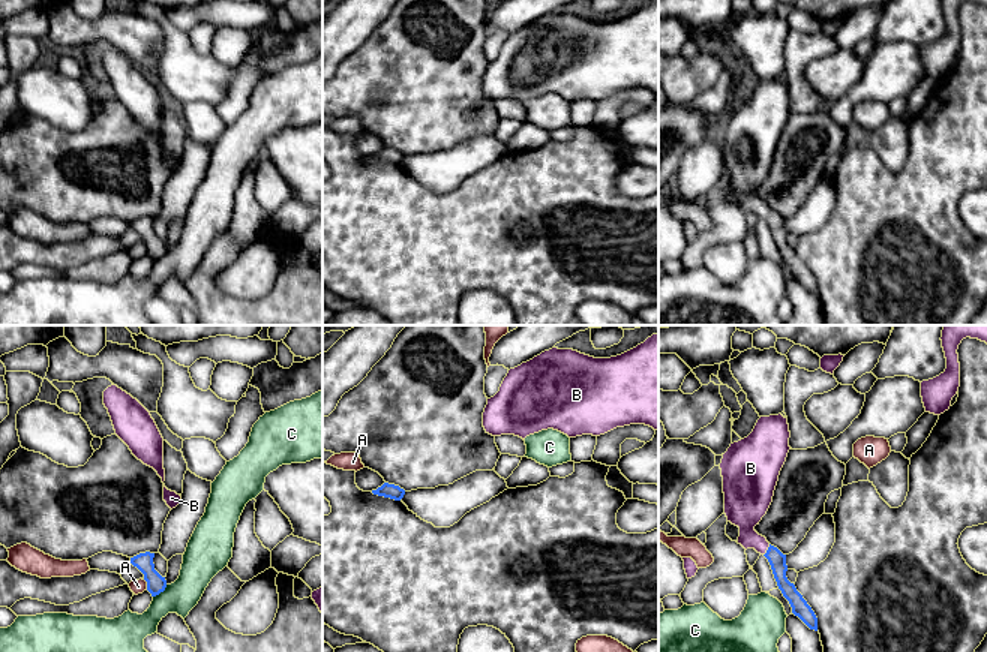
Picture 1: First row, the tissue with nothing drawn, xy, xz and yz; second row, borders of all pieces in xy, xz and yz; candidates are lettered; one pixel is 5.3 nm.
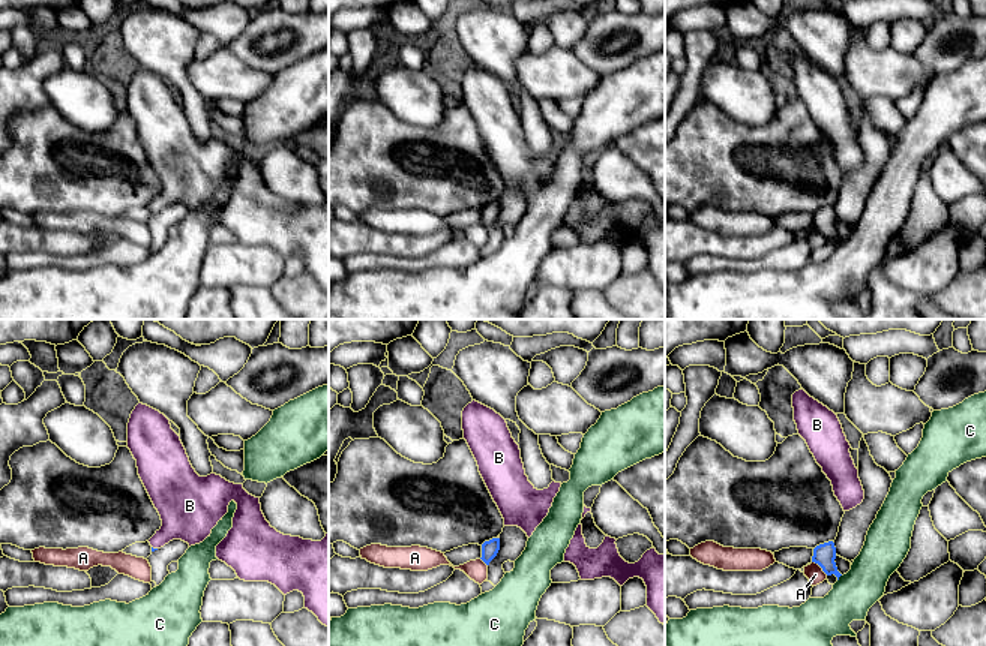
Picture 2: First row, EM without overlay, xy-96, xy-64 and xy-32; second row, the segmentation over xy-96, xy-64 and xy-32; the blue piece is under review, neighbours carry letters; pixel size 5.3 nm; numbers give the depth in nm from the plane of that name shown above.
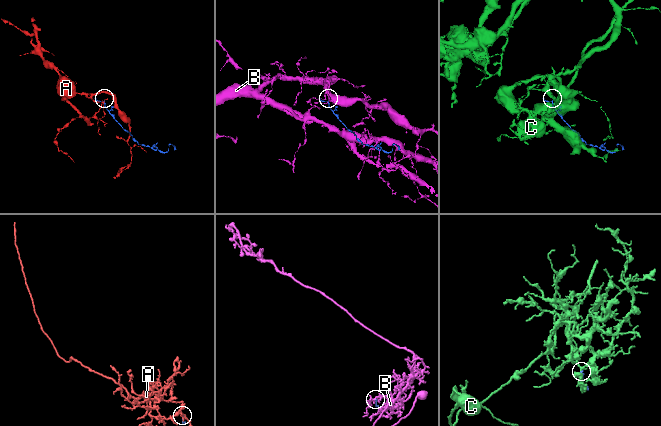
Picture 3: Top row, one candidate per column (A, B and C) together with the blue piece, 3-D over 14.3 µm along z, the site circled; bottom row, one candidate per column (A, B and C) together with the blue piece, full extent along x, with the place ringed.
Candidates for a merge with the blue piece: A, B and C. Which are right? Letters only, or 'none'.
B

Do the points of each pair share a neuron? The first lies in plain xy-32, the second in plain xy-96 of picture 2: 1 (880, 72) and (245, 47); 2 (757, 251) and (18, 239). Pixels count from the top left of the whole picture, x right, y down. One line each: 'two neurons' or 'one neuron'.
1: two neurons
2: one neuron

